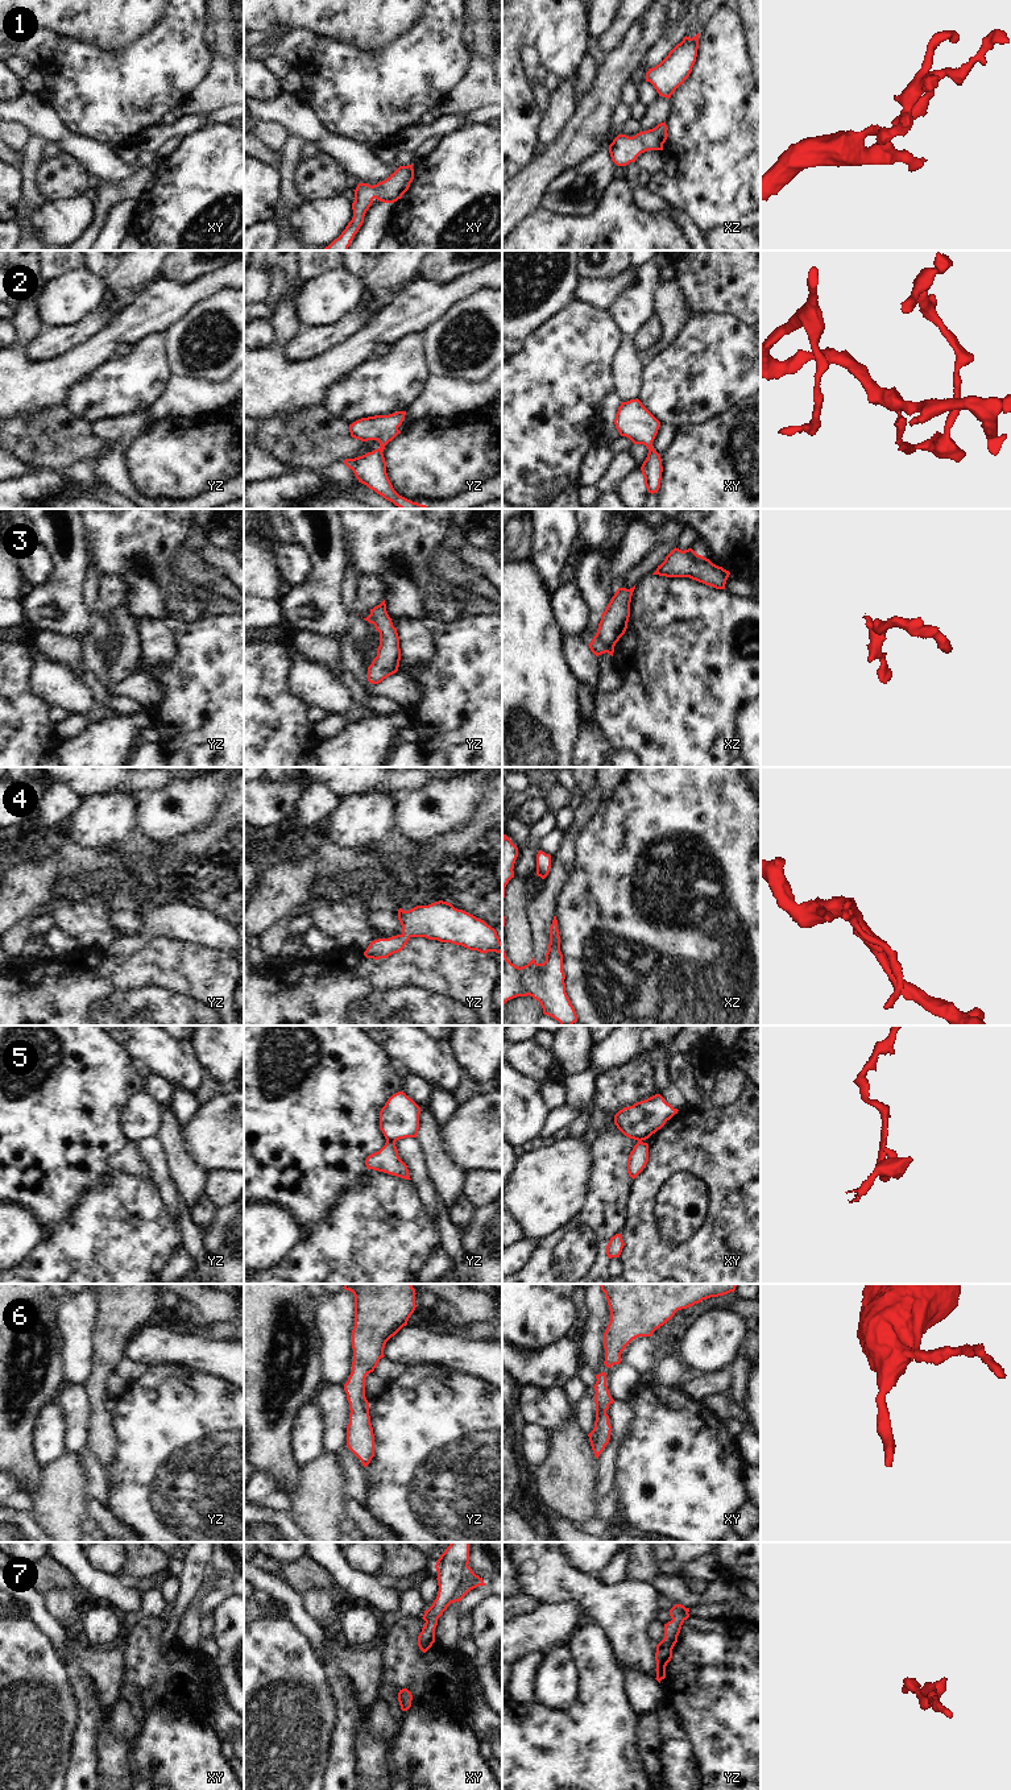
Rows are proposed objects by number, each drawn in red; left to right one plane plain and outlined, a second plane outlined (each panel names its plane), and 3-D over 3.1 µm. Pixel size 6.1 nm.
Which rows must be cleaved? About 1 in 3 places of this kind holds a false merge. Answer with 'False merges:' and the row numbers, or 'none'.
False merges: 3, 5

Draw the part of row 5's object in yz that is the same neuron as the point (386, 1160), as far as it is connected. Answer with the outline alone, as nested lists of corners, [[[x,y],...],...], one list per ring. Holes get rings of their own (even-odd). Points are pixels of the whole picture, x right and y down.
[[[386,1141],[385,1145],[365,1160],[368,1169],[384,1172],[405,1180],[411,1180],[407,1165],[399,1159],[394,1141]]]

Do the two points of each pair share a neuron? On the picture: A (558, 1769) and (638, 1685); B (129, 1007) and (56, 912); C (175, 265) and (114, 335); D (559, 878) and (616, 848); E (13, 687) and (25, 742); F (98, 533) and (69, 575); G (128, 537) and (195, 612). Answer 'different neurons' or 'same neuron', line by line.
A: different neurons
B: different neurons
C: different neurons
D: different neurons
E: same neuron
F: different neurons
G: same neuron

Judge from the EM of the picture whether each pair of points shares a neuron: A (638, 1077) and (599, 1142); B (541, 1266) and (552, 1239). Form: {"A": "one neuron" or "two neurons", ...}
{"A": "one neuron", "B": "one neuron"}

